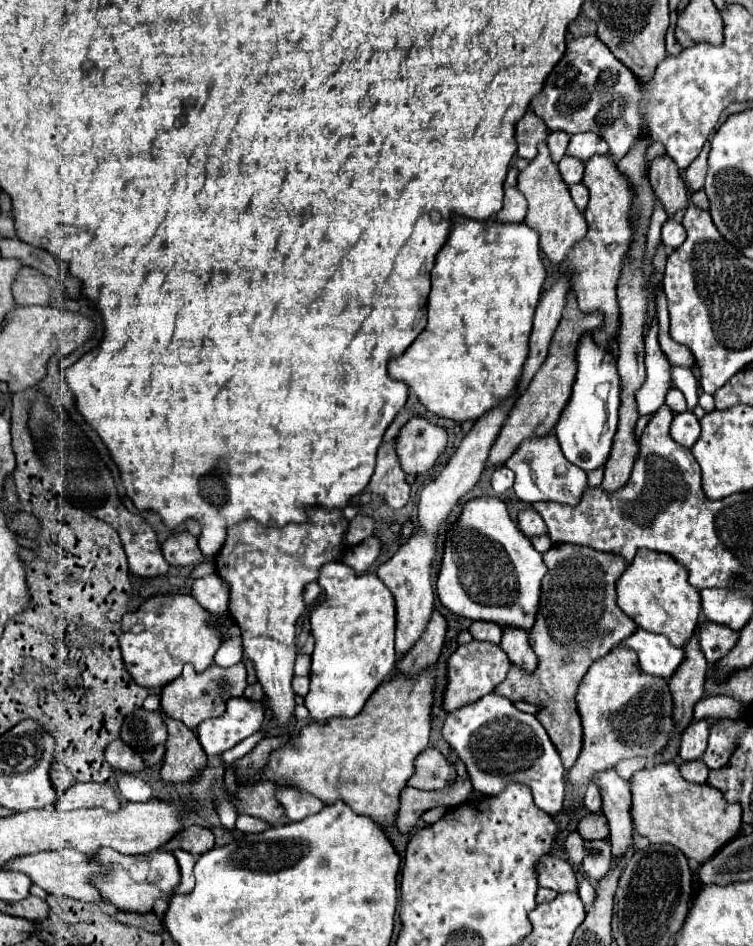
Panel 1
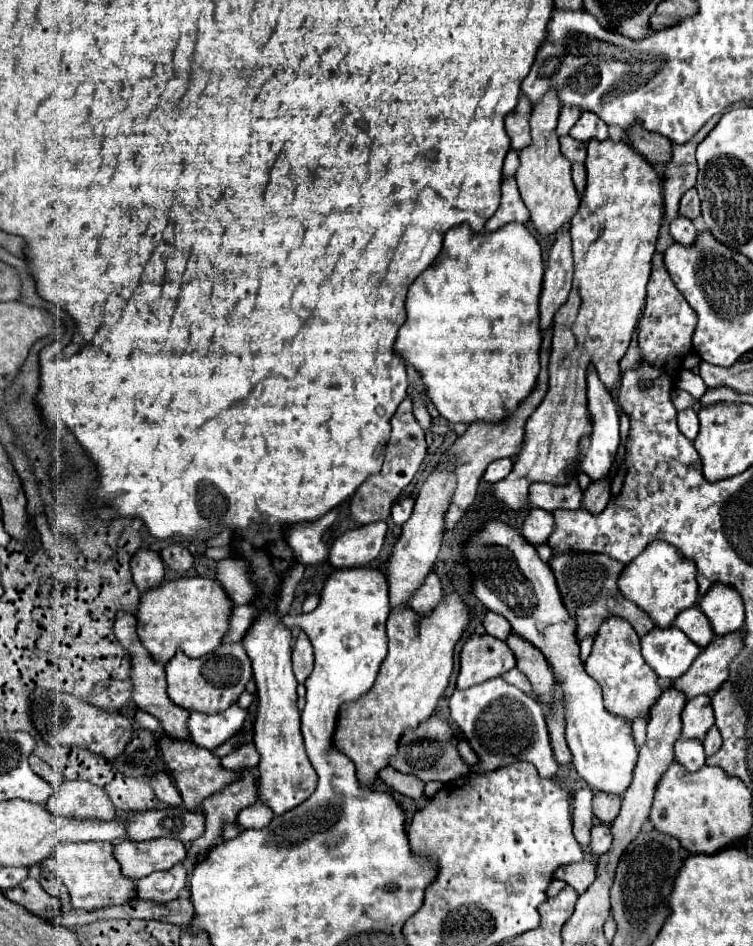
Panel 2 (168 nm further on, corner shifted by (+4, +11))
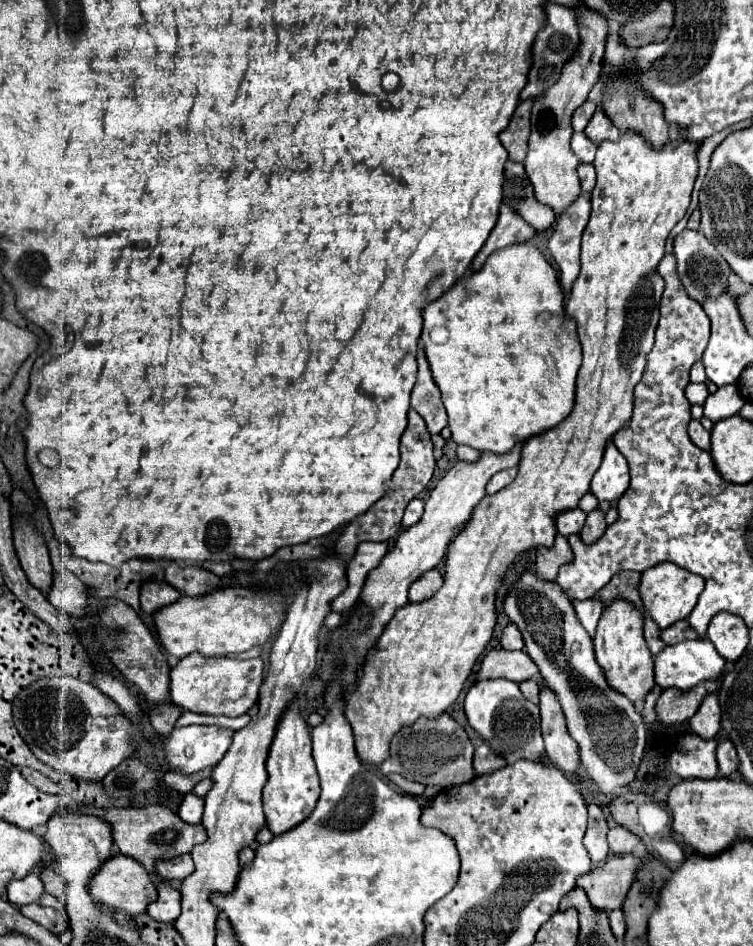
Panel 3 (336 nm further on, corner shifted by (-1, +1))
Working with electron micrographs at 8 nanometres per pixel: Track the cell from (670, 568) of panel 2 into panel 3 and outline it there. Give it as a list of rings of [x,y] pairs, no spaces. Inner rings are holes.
[[[663,562],[663,564],[657,564],[653,568],[647,568],[641,574],[639,594],[641,594],[641,600],[643,600],[645,612],[657,622],[657,626],[661,630],[665,630],[671,624],[685,620],[691,614],[691,610],[697,604],[699,594],[703,592],[703,586],[705,586],[705,580],[701,576],[697,576],[693,572],[685,572],[683,568],[679,568],[671,562]]]

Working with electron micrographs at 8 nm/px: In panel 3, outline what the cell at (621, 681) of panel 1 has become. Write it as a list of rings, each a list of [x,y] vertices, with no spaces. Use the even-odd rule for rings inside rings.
[[[627,600],[611,602],[599,618],[597,636],[593,642],[595,642],[595,658],[605,672],[607,684],[611,684],[615,692],[627,696],[627,700],[631,700],[633,704],[641,706],[645,702],[645,696],[653,690],[655,680],[653,680],[653,656],[643,638],[643,616],[639,614],[639,610]]]

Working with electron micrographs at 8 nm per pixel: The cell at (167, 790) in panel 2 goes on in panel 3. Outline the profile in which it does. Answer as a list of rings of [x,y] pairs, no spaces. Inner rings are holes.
[[[193,792],[185,794],[181,804],[179,804],[179,812],[177,812],[185,822],[189,824],[197,824],[201,822],[201,816],[203,816],[203,798],[195,796]]]

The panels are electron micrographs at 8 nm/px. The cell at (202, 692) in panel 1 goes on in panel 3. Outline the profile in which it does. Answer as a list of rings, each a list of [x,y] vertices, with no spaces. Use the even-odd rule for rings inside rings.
[[[189,654],[171,668],[171,700],[175,706],[211,716],[241,716],[259,698],[259,686],[263,682],[263,660],[239,660],[239,658],[203,658]]]

